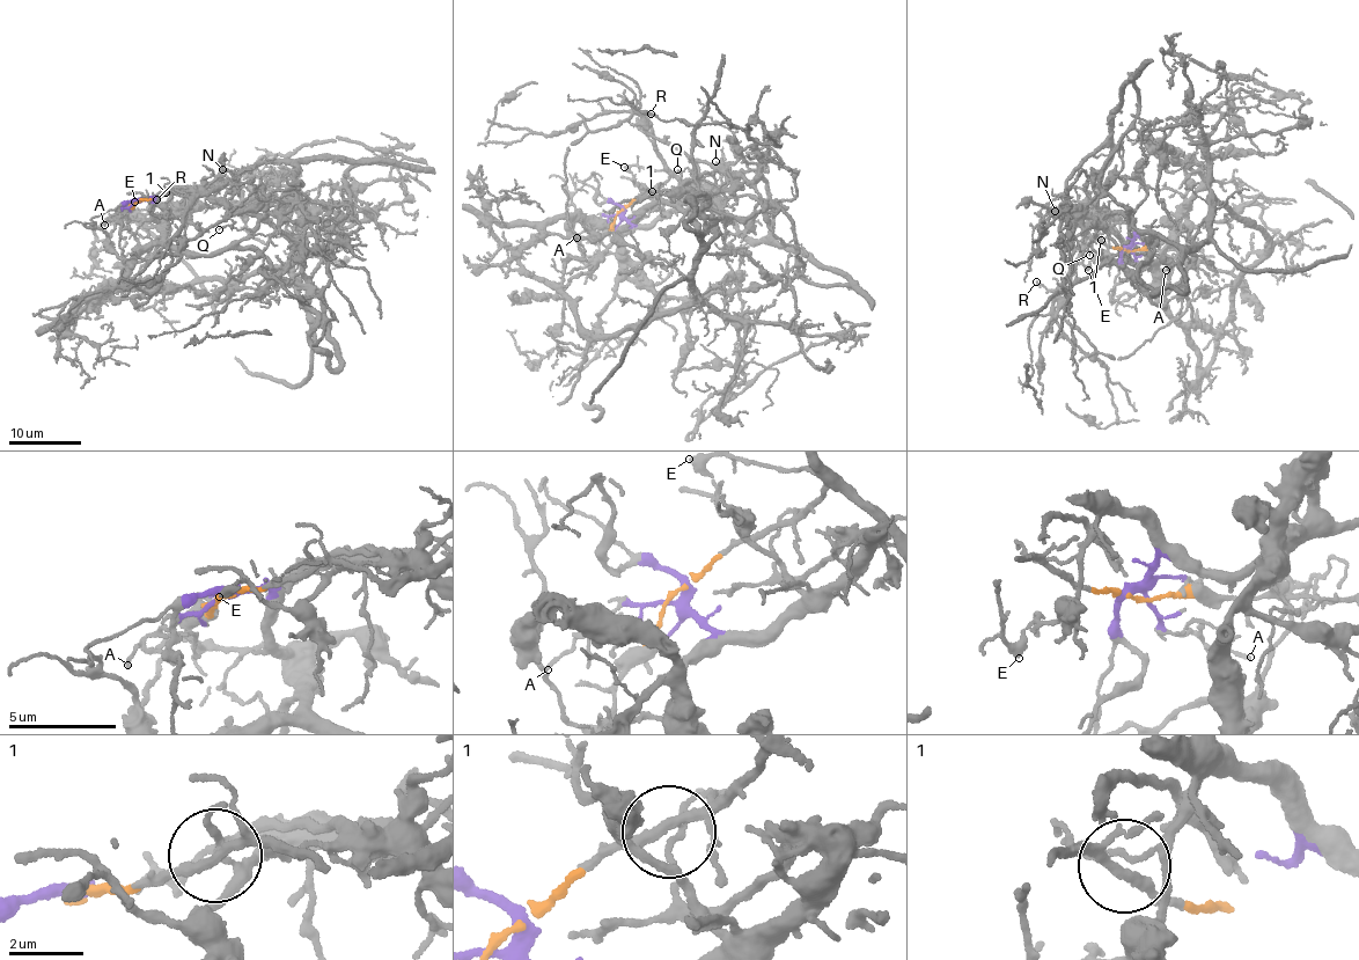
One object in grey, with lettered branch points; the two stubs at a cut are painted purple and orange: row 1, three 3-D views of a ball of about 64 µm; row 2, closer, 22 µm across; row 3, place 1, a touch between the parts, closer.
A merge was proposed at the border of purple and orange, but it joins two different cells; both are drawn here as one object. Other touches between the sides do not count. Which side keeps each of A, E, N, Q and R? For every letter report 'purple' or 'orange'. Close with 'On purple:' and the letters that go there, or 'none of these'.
A: purple
E: orange
N: purple
Q: purple
R: orange
On purple: A, N, Q

